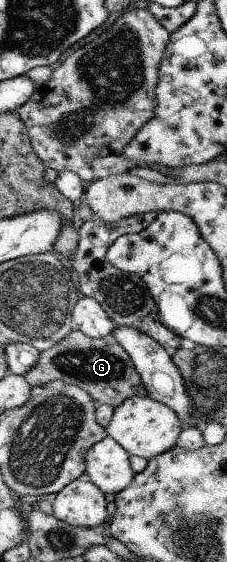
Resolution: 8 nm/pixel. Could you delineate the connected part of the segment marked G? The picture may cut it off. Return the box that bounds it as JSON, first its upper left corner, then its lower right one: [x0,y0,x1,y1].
[24,329,147,408]

